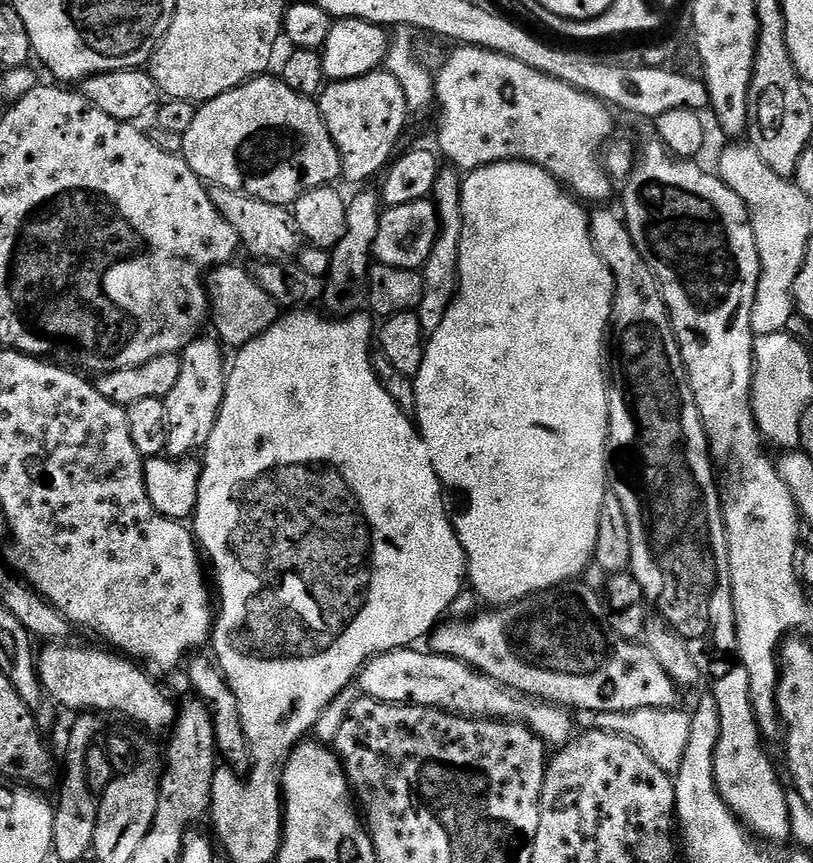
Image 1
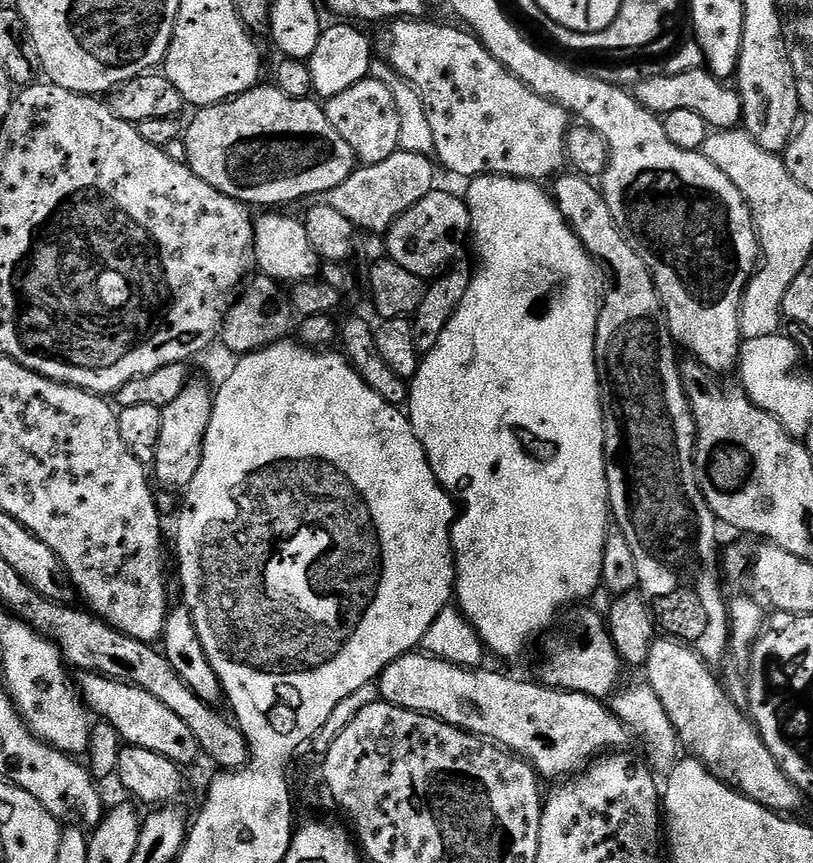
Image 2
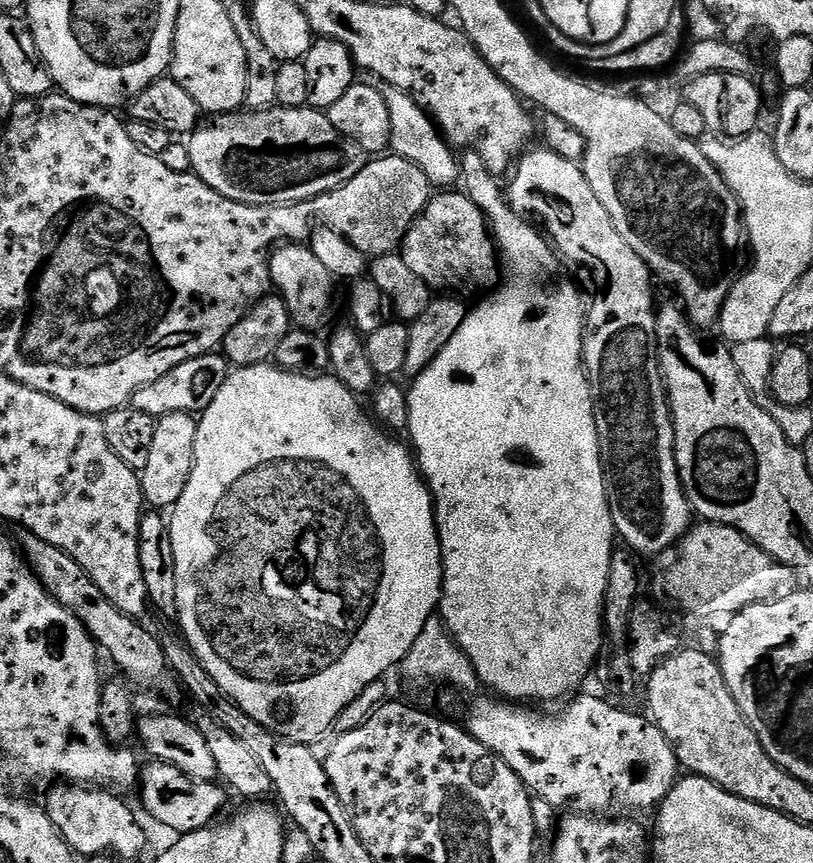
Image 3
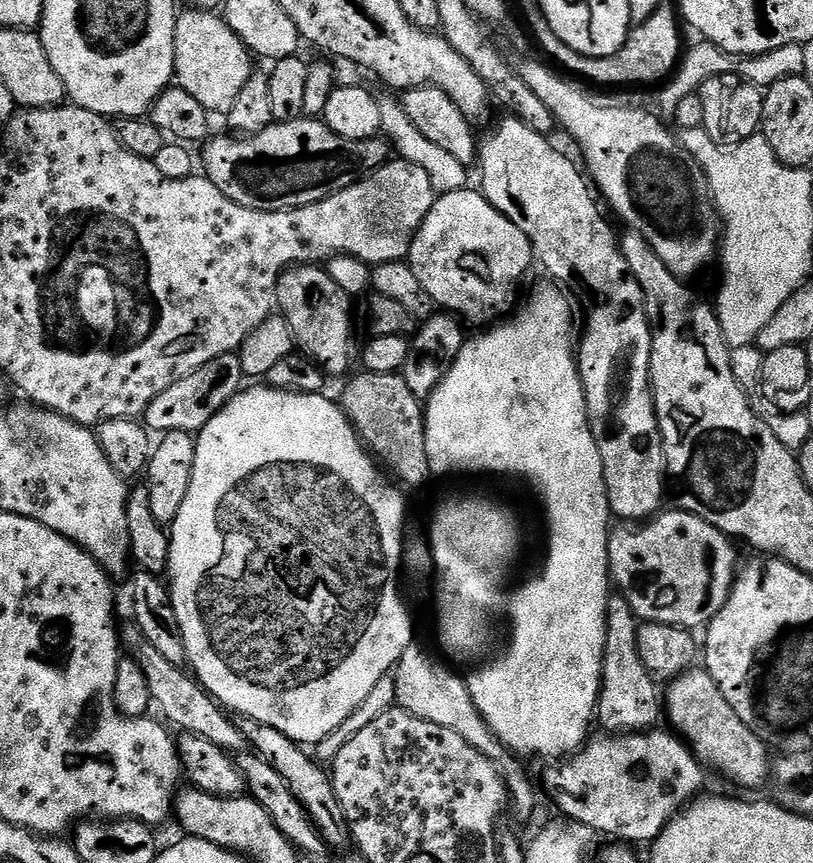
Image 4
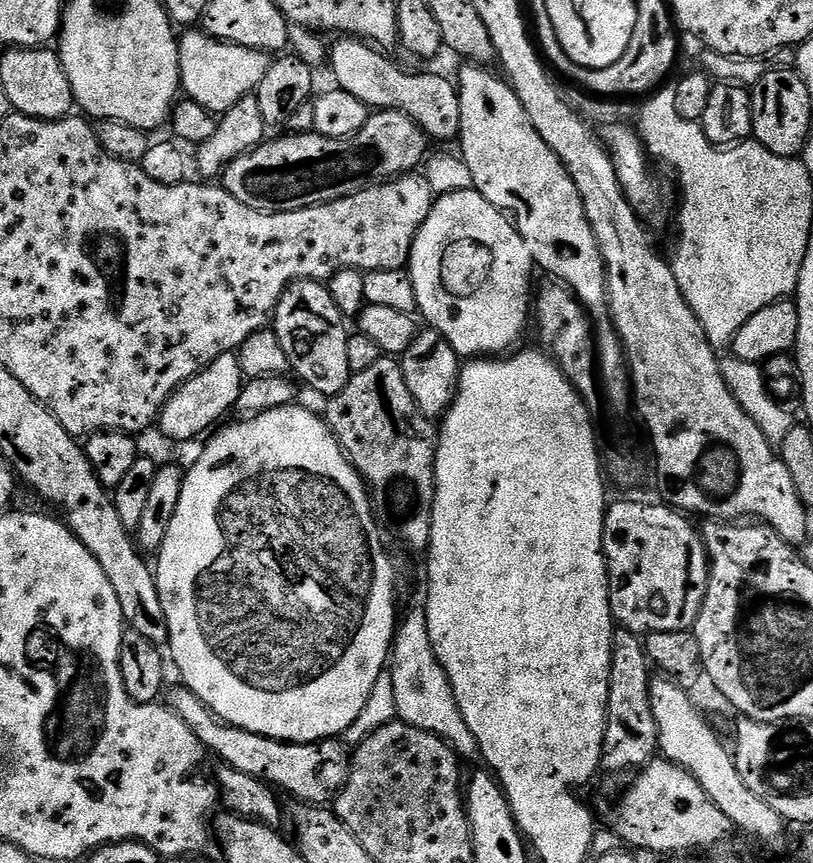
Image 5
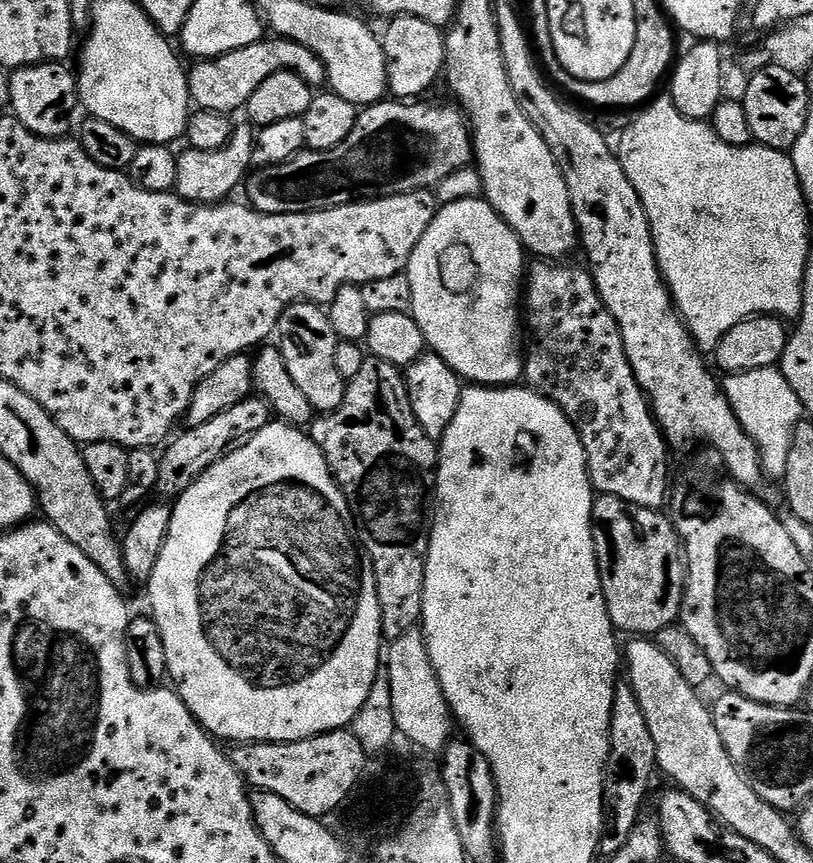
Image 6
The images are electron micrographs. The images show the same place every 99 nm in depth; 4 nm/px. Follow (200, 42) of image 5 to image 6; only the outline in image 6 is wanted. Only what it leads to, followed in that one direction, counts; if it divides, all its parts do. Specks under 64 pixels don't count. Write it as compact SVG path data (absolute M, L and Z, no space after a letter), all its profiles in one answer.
M265 38L254 46L246 46L242 50L193 65L188 72L188 94L191 103L206 112L233 114L239 108L241 111L247 105L250 94L254 94L254 90L258 90L258 86L262 86L270 74L293 72L301 76L313 90L323 89L326 84L324 63L306 46L298 46L298 42L283 38Z

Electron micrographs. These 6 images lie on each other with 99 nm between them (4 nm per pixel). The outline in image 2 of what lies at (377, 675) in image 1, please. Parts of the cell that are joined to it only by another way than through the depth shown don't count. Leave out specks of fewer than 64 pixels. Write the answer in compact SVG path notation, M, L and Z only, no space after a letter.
M427 654L416 655L399 656L384 667L378 681L379 699L383 703L393 704L411 712L421 712L424 716L436 716L442 722L481 737L519 756L521 760L528 761L545 781L579 774L593 760L613 750L629 747L628 727L617 718L615 711L605 701L595 700L593 696L586 694L549 688L540 682L527 684L526 681L519 680L516 676L507 676L504 672L487 672L487 667L484 666L463 668Z

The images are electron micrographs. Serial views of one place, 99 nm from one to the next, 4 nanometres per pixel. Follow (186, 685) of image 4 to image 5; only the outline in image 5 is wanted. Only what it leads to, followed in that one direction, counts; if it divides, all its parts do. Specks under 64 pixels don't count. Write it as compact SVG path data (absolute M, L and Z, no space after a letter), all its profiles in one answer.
M177 688L174 711L180 715L182 722L186 722L186 726L190 726L200 745L220 759L221 765L242 770L242 774L263 780L281 793L289 792L293 801L305 804L331 805L343 790L350 771L350 752L339 739L322 740L315 744L290 744L287 740L272 740L268 736L228 724L213 714L206 702L202 702L202 698L198 698L189 688Z

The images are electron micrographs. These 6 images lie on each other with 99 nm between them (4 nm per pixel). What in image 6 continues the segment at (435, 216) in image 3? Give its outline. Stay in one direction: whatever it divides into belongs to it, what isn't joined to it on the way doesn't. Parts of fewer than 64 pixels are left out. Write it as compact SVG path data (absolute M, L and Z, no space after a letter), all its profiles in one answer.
M483 198L459 200L443 205L430 222L426 234L422 234L422 242L418 242L418 246L414 246L414 254L406 269L406 274L410 278L410 290L414 293L410 314L418 322L418 326L422 326L425 345L431 351L438 353L442 362L446 362L446 366L453 368L461 381L467 382L469 385L489 388L512 386L524 375L524 356L522 355L522 281L526 276L524 256L526 257L526 249L520 243L519 236L512 231L499 212Z

